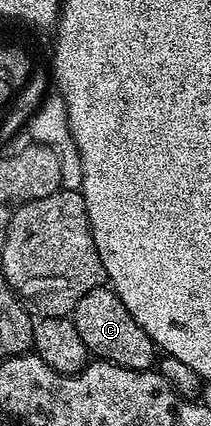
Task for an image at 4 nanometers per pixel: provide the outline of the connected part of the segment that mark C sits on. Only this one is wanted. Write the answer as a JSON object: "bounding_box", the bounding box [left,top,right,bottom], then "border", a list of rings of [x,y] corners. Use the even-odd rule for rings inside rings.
{"bounding_box":[70,287,157,370],"border":[[[100,287],[89,291],[89,295],[85,295],[85,299],[77,303],[70,318],[77,327],[81,343],[85,343],[92,358],[108,361],[111,365],[120,365],[126,369],[150,370],[156,364],[157,346],[154,339],[147,334],[145,327],[141,327],[141,323],[137,323],[137,319],[133,319],[133,315],[129,315],[129,307],[121,303],[114,289]]]}

